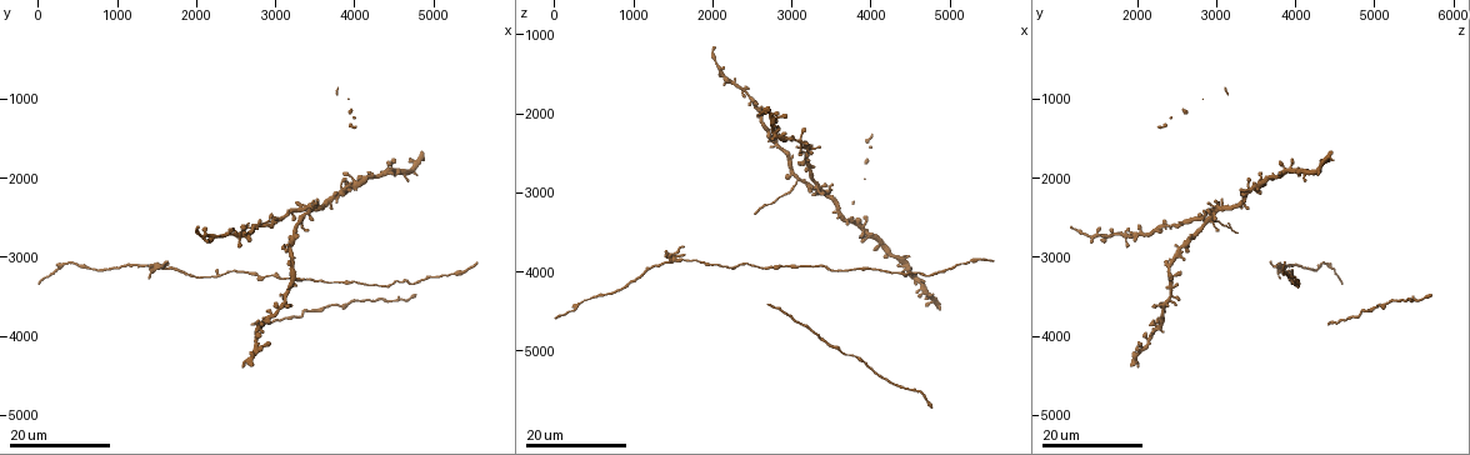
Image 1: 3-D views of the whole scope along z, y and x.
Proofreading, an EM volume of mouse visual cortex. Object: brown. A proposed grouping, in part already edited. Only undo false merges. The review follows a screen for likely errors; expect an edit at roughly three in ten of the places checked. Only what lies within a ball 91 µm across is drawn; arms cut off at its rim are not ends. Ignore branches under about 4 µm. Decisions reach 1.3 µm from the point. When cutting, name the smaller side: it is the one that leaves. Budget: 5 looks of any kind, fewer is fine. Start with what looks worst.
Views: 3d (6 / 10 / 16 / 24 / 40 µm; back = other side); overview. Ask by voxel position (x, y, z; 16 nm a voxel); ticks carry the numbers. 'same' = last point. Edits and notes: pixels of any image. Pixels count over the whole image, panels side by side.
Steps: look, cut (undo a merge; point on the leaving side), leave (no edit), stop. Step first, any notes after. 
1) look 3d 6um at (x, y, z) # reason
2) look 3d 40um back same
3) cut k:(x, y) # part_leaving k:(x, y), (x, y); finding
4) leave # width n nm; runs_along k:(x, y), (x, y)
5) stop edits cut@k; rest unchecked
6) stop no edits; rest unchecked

look 3d 16um at (1450, 3150, 3850) # four-way junction

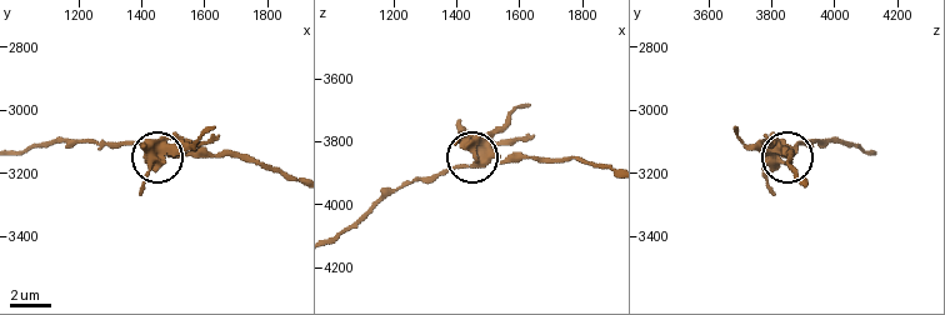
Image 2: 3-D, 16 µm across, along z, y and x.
look 3d 6um at (1470, 3110, 3840)

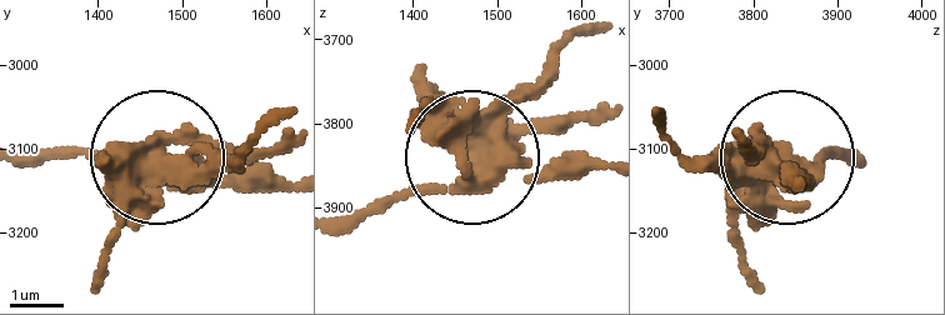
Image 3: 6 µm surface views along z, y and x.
cut 3:(129, 170) # part_leaving 3:(478, 178), (500, 115), (604, 25); a second neuron is stuck on

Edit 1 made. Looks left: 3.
look 3d 24um at (2250, 3200, 3950) # sudden change in width

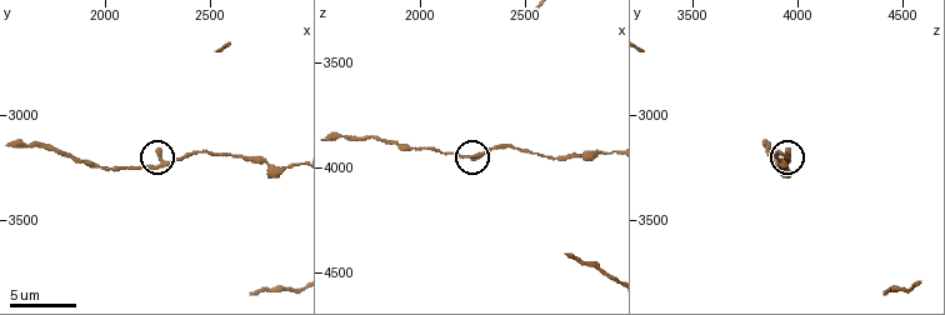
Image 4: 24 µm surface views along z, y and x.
look 3d 6um at (2240, 3240, 3940) # zoom in

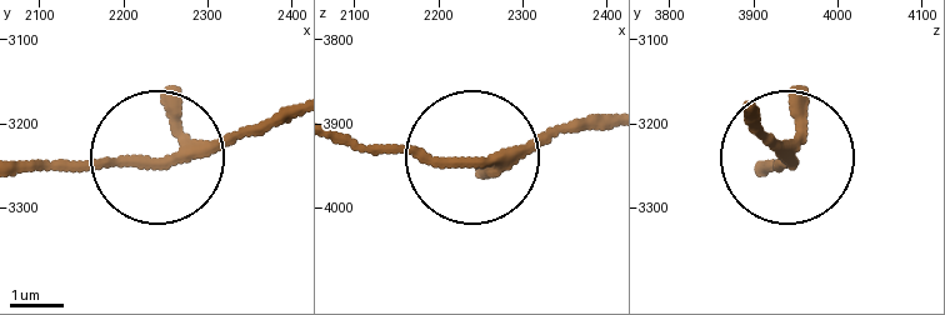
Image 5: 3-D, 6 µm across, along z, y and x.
leave # arms 3; continuous, no second neuron

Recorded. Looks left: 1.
stop edits cut@3; rest unchecked

